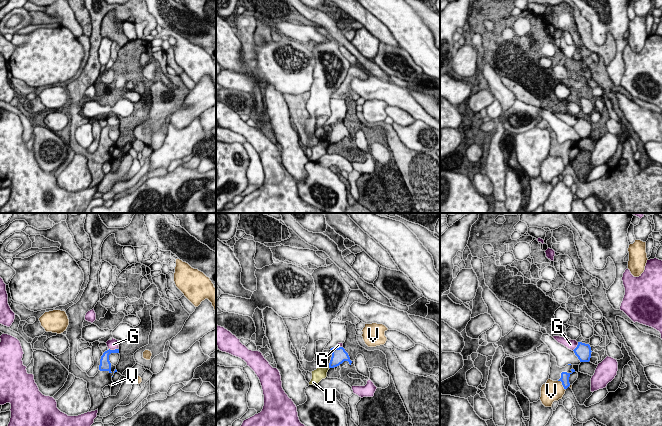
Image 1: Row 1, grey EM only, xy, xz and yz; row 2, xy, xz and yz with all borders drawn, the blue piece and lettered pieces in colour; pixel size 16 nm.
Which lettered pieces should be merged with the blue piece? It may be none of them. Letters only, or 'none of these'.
none of these

